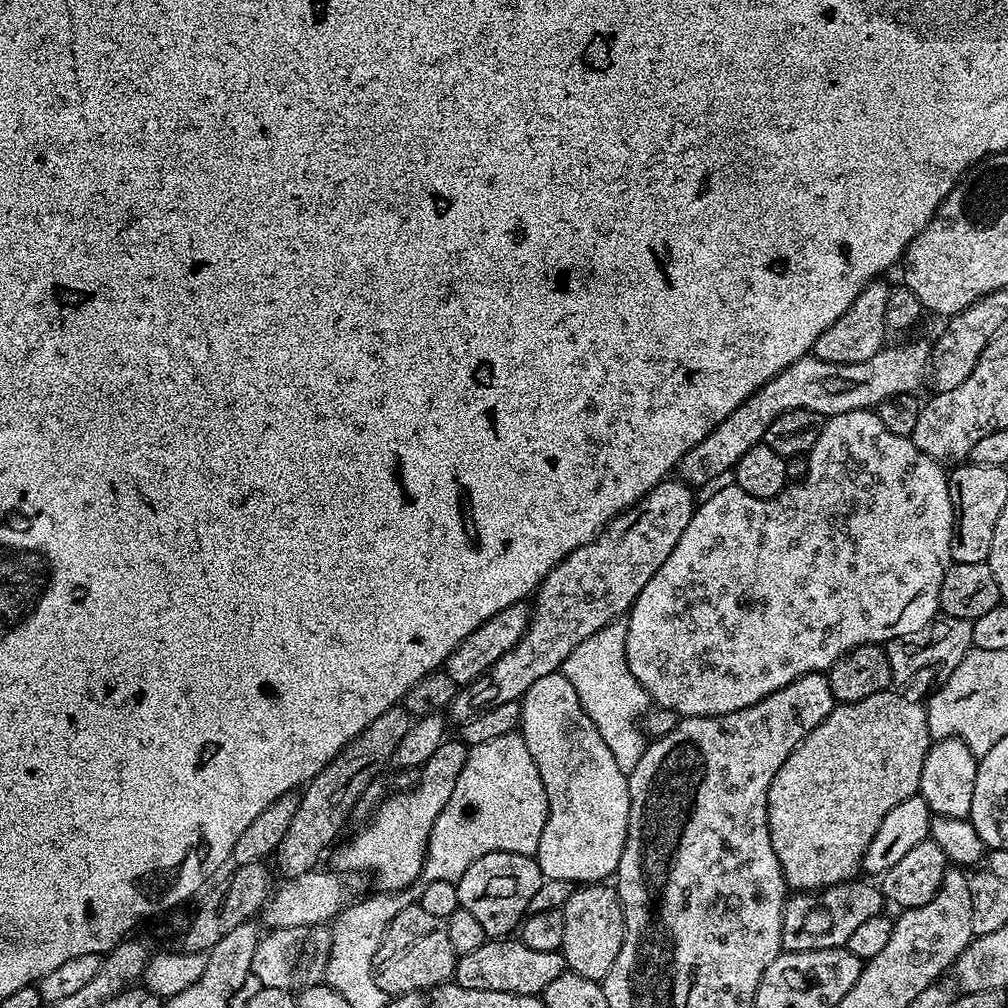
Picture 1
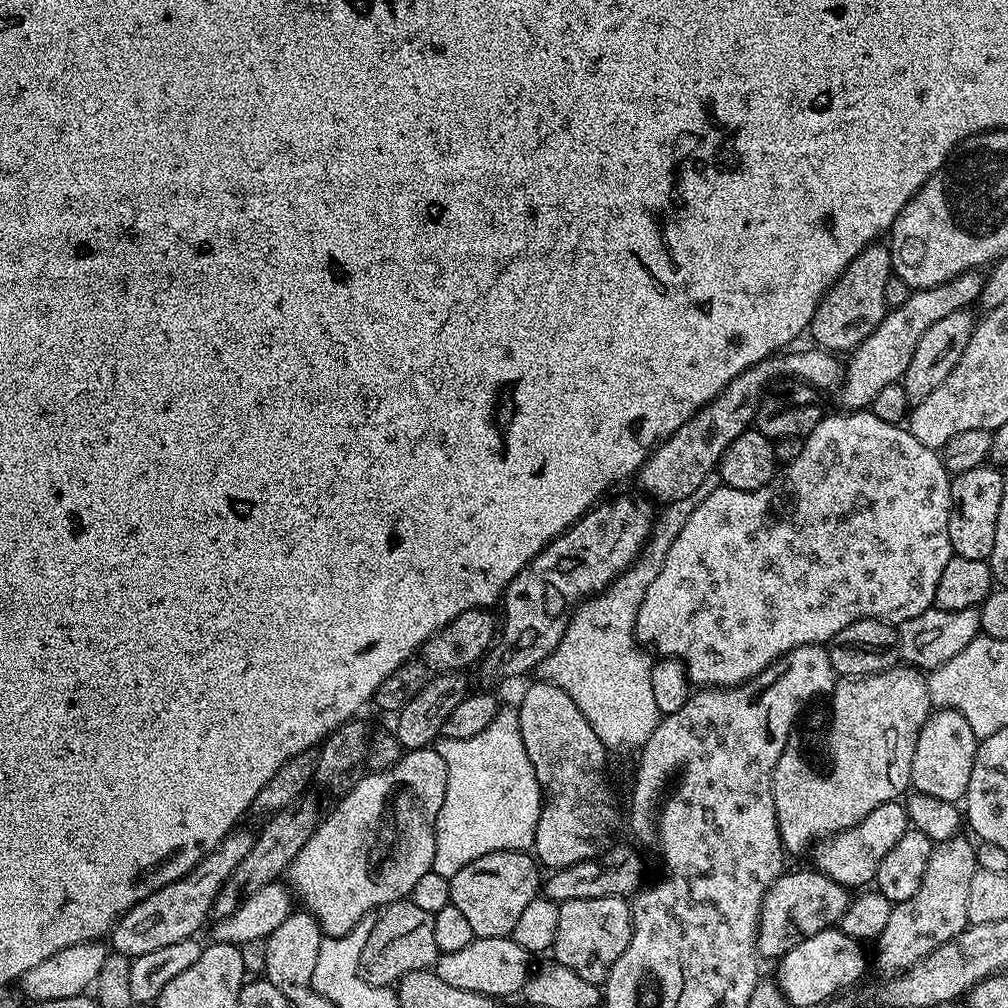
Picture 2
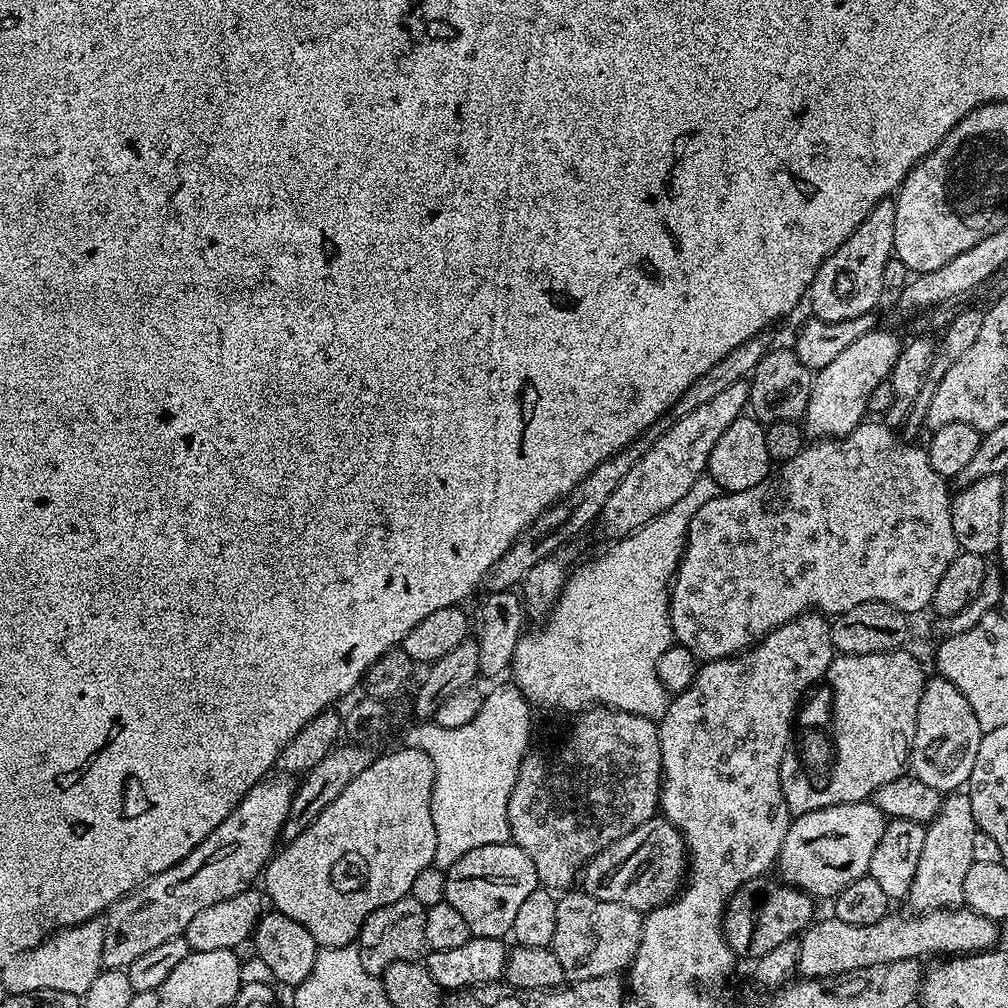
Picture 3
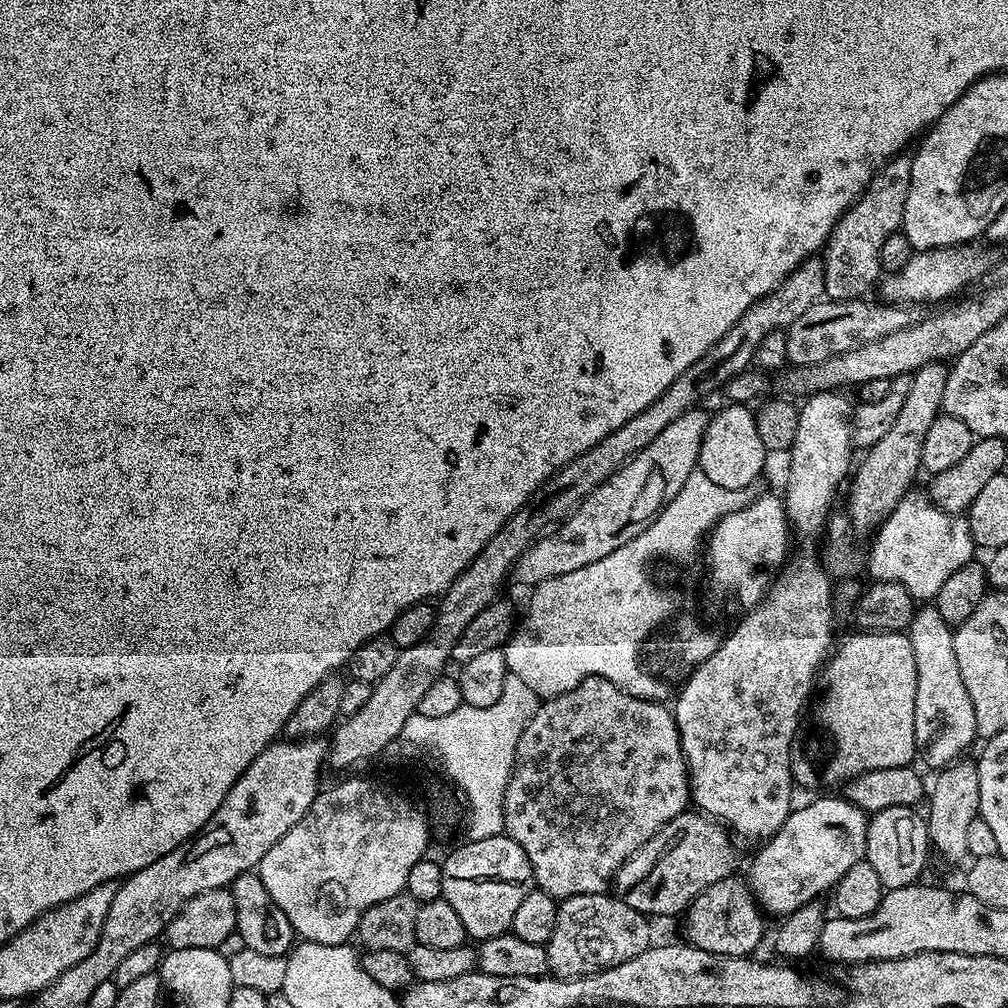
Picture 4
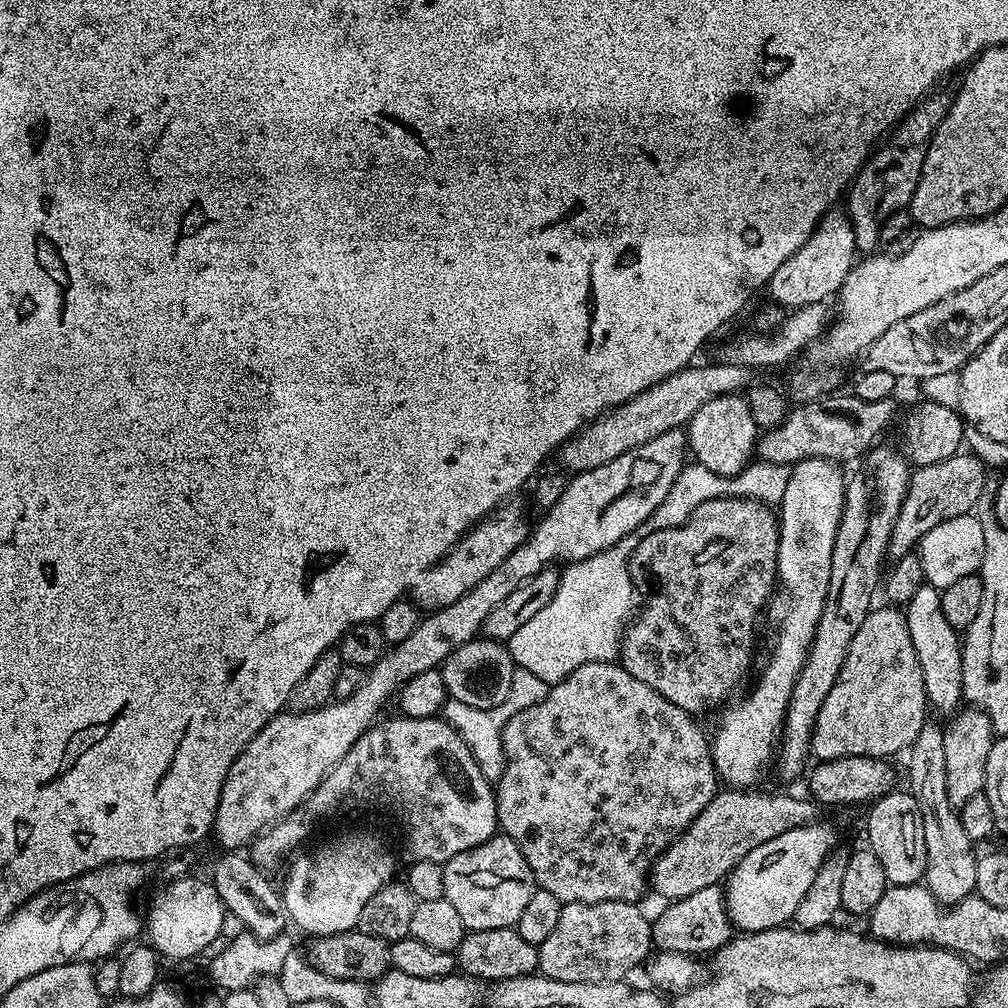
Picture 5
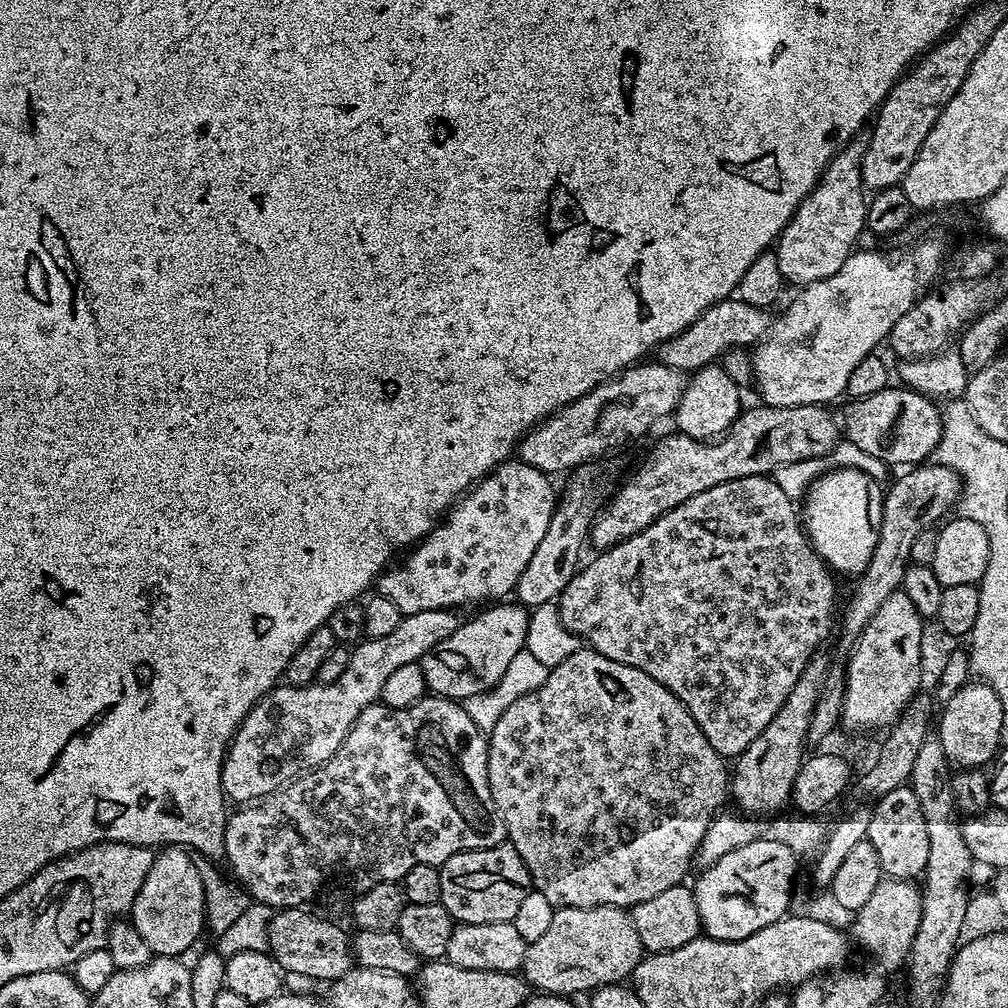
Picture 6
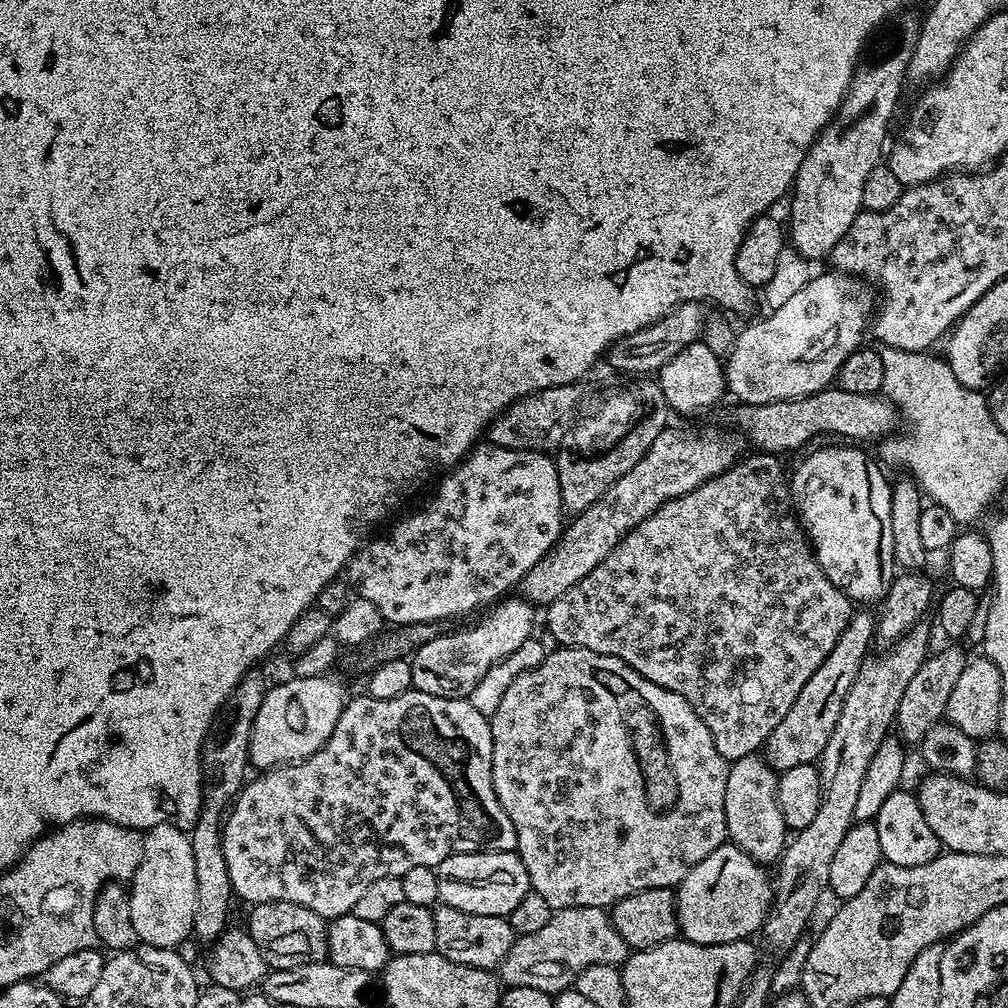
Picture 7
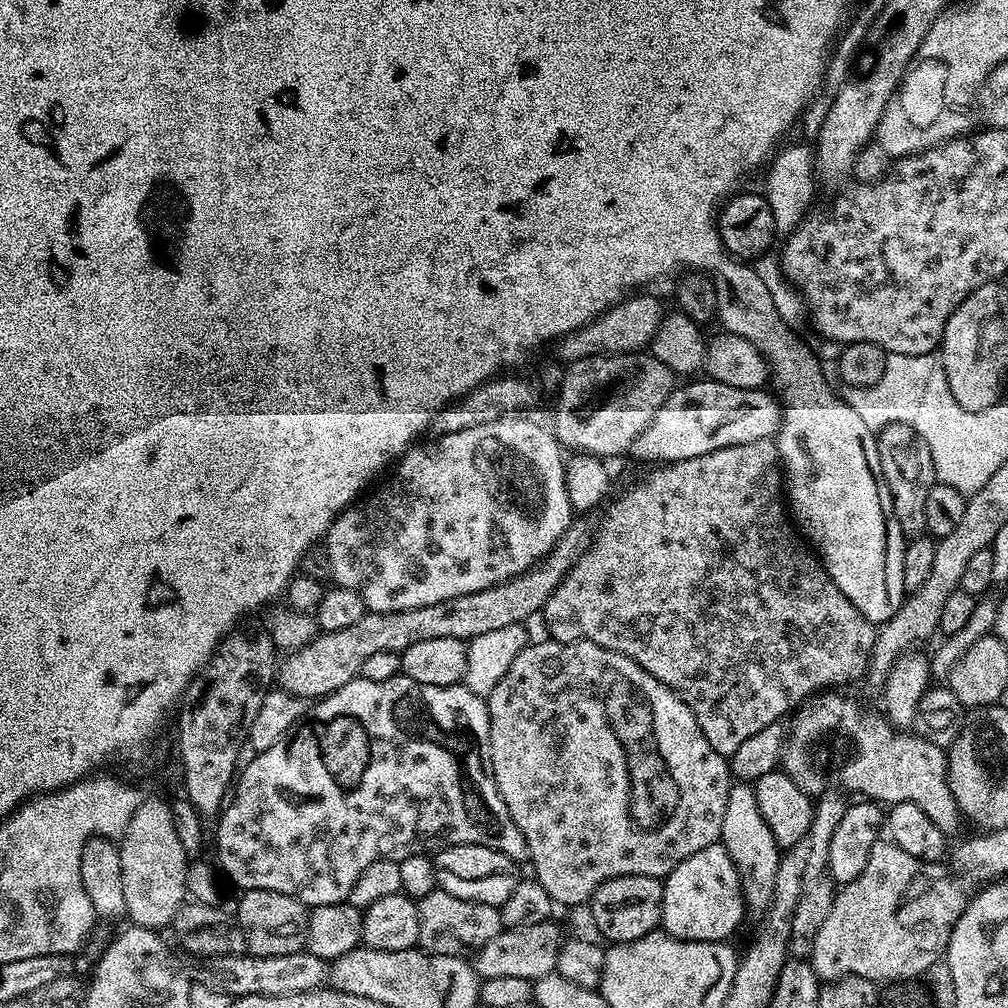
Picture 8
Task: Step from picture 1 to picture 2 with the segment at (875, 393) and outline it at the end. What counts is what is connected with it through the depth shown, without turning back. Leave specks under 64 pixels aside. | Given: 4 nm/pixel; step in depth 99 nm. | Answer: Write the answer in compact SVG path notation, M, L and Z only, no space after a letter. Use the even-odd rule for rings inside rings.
M811 346L805 352L785 351L748 368L738 378L734 378L724 388L717 400L712 400L701 412L696 412L668 440L663 441L640 467L638 481L657 501L671 502L686 498L693 490L698 490L702 482L714 471L717 471L722 454L734 442L734 438L749 431L756 423L756 412L765 399L764 387L775 376L801 376L805 385L816 390L821 388L839 389L843 385L846 368L839 364L837 357L827 350Z

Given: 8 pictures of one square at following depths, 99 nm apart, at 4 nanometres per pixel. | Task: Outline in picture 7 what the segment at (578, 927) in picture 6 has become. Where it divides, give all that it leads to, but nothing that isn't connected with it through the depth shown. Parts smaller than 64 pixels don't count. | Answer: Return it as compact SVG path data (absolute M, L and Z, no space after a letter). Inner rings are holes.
M558 908L552 920L534 934L517 936L510 946L506 958L498 969L498 976L507 987L534 986L559 994L571 989L576 976L586 966L595 964L623 965L630 949L622 934L614 930L611 915L602 908Z

